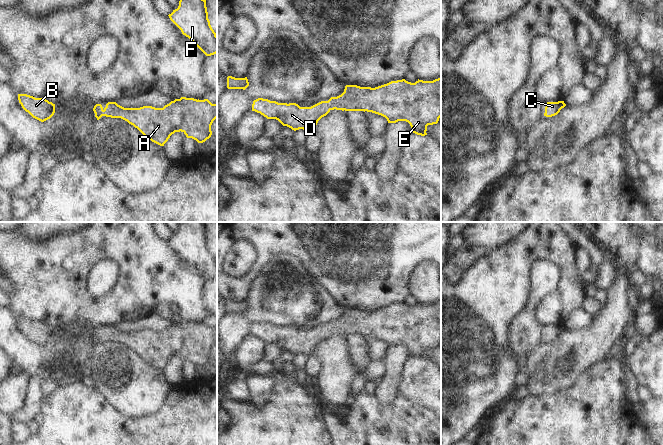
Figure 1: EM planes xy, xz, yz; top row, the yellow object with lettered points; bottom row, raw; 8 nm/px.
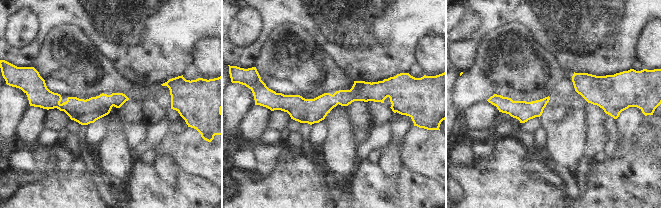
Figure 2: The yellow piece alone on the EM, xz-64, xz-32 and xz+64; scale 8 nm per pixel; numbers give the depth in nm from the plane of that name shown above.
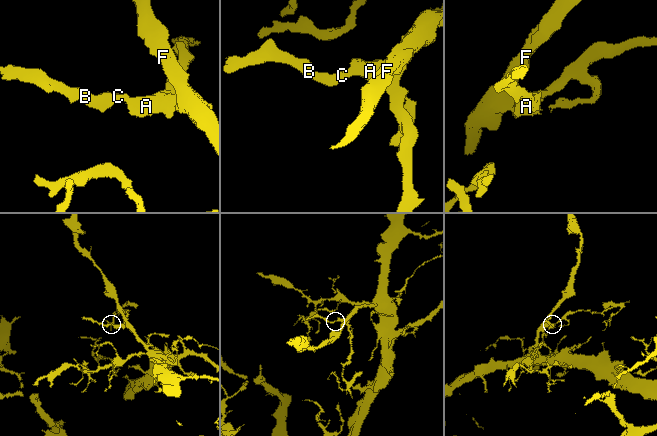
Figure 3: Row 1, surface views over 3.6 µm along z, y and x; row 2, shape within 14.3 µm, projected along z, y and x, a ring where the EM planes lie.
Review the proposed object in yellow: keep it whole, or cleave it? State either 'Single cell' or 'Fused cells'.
Single cell

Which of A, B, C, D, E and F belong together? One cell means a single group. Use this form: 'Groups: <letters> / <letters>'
Groups: A B C D E F

